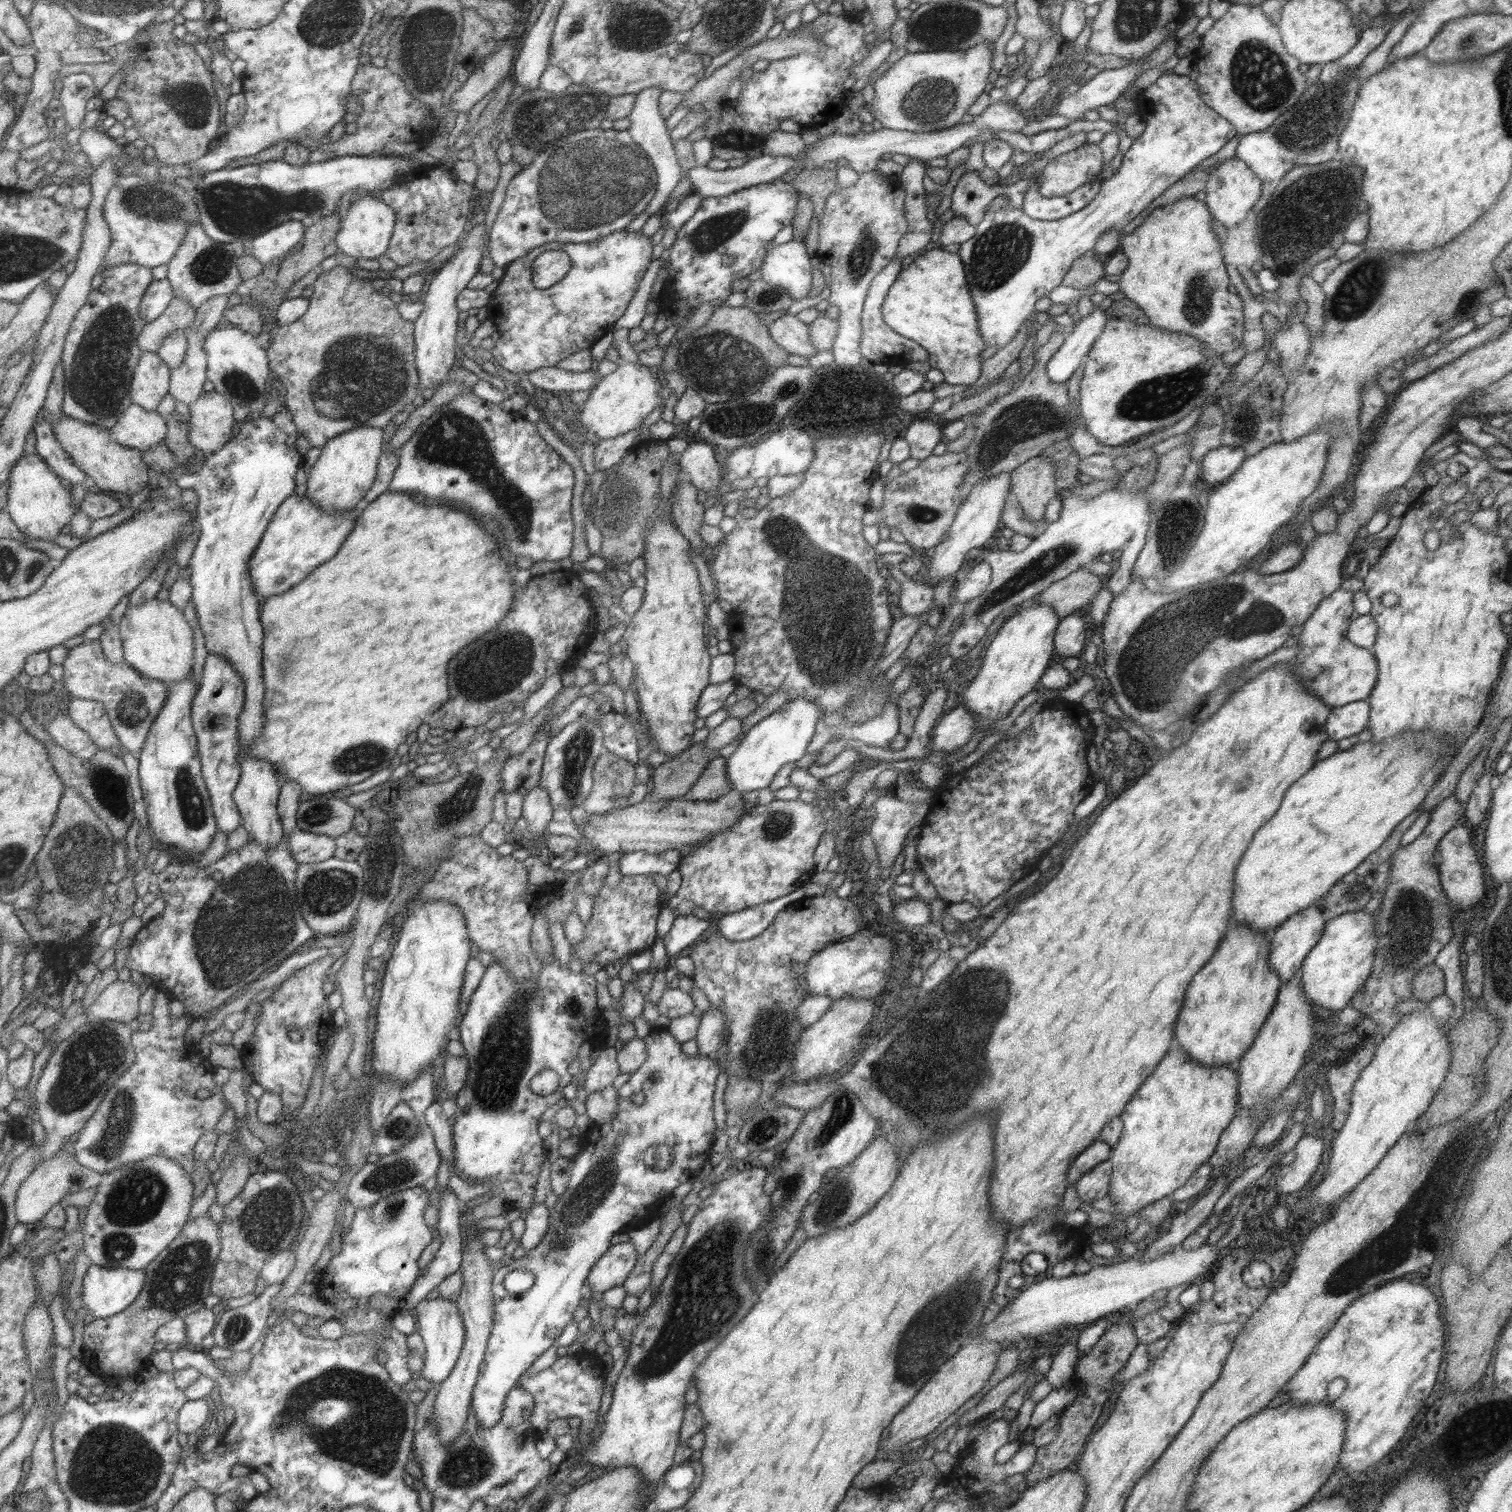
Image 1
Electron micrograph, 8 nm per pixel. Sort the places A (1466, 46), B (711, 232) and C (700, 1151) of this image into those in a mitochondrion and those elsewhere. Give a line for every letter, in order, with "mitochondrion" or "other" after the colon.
A: mitochondrion
B: mitochondrion
C: other

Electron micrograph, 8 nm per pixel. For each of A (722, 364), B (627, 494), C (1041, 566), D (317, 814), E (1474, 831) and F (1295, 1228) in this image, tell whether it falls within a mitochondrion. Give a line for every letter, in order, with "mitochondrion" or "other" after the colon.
A: mitochondrion
B: mitochondrion
C: mitochondrion
D: mitochondrion
E: other
F: other

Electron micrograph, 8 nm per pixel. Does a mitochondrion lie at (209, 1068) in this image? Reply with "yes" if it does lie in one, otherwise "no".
no

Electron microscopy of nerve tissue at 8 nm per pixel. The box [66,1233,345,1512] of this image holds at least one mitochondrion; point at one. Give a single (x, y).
(114, 1465)

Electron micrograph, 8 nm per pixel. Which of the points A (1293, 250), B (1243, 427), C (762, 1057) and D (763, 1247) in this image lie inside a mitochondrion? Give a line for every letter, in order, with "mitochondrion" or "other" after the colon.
A: mitochondrion
B: mitochondrion
C: mitochondrion
D: mitochondrion

